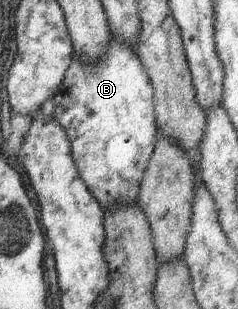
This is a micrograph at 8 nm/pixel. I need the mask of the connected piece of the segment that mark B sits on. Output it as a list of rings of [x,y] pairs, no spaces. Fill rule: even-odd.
[[[111,36],[105,56],[93,71],[85,69],[74,58],[66,72],[63,88],[54,96],[53,103],[56,119],[68,132],[81,178],[88,185],[89,192],[101,203],[101,208],[109,209],[114,205],[135,204],[156,142],[156,126],[151,81],[133,50]]]

